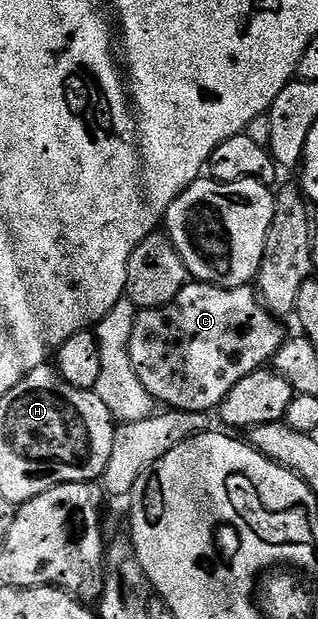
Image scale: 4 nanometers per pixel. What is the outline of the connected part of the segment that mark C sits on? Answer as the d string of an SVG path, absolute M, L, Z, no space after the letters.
M193 281L185 284L171 303L138 312L135 331L131 331L131 363L135 363L135 375L139 375L139 383L143 383L154 402L161 404L162 401L165 407L179 412L209 413L231 395L231 387L235 387L239 379L247 379L247 375L272 362L287 337L281 325L282 322L261 304L256 288L244 285L224 289Z

